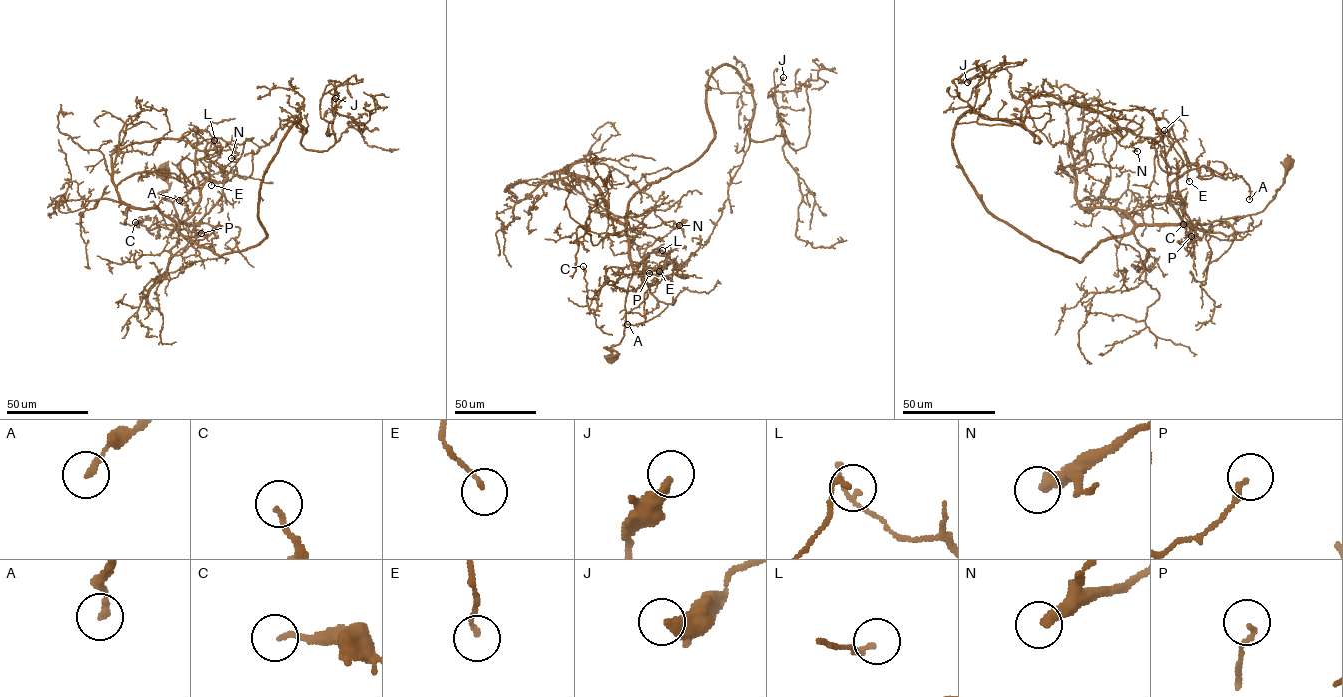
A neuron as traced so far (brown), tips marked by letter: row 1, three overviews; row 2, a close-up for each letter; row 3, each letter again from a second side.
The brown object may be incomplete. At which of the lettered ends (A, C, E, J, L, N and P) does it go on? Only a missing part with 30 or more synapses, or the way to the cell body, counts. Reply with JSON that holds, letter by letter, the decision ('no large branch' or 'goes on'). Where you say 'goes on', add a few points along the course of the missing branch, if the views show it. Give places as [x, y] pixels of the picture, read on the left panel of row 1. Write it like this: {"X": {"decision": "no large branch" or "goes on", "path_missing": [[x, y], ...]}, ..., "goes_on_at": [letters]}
{"A": {"decision": "no large branch"}, "C": {"decision": "no large branch"}, "E": {"decision": "no large branch"}, "J": {"decision": "no large branch"}, "L": {"decision": "no large branch"}, "N": {"decision": "no large branch"}, "P": {"decision": "no large branch"}, "goes_on_at": []}

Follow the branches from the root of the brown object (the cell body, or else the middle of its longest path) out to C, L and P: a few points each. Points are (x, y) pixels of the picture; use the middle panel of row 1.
C: (609, 358), (617, 352), (604, 347), (624, 335), (633, 269), (607, 269), (594, 311), (583, 266)
L: (609, 358), (617, 352), (604, 347), (618, 345), (624, 335), (633, 267), (658, 250), (652, 250), (662, 250)
P: (609, 358), (608, 356), (617, 352), (604, 347), (618, 345), (624, 335), (625, 300), (633, 270), (649, 273)

